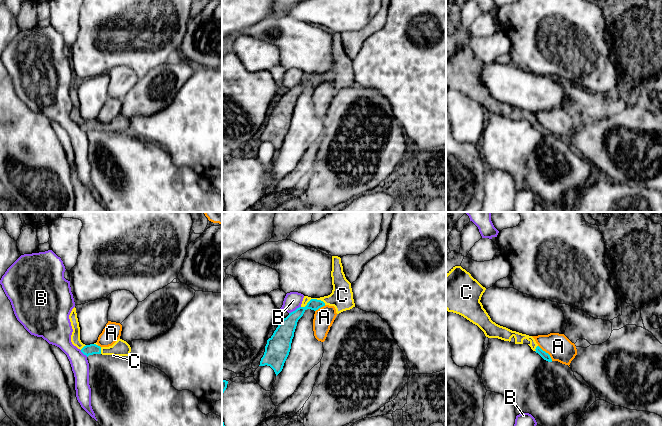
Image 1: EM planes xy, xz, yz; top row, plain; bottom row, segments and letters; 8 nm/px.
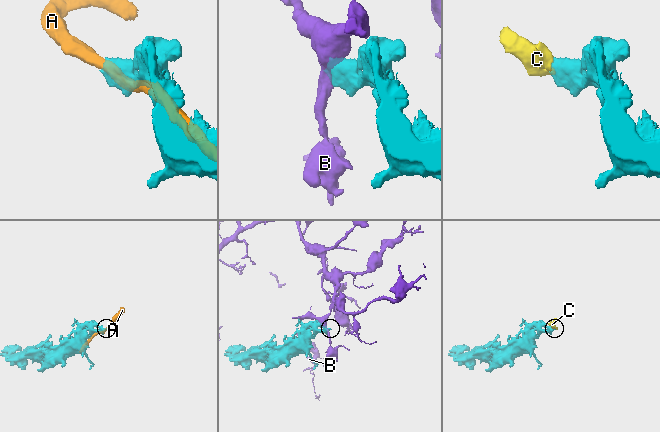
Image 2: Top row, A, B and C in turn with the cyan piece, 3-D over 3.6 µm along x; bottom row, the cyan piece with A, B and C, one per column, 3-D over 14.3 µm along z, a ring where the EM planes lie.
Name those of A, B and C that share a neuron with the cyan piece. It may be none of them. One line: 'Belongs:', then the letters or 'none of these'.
Belongs: C

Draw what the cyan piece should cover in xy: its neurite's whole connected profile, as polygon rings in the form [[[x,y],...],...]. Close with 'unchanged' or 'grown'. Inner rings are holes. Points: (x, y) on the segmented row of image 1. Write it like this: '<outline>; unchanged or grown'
[[[74,307],[69,315],[71,326],[73,329],[71,335],[71,342],[74,346],[81,350],[86,355],[102,354],[102,355],[113,355],[113,356],[130,356],[131,347],[130,345],[122,340],[118,339],[112,346],[100,347],[97,343],[85,345],[80,340],[80,327],[77,318],[76,308]]]; grown

